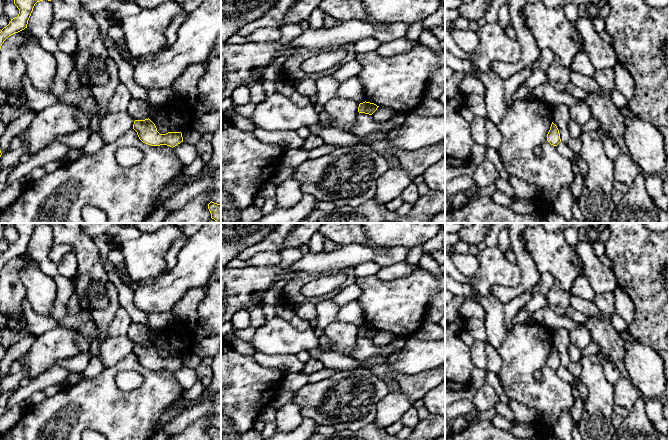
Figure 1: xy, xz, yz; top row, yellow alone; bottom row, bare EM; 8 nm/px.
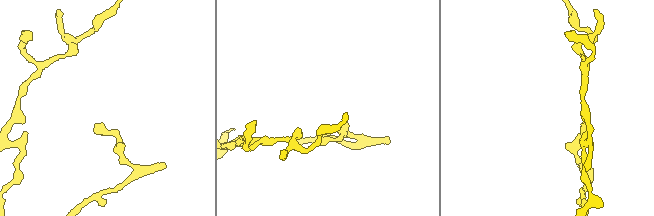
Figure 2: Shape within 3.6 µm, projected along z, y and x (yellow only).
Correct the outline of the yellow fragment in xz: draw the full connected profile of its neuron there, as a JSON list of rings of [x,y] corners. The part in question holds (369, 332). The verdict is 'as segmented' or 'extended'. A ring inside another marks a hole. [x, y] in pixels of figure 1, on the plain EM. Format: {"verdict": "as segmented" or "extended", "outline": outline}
{"verdict": "as segmented", "outline": [[[365,325],[365,326],[359,328],[358,336],[372,339],[377,334],[378,331],[379,330],[377,330],[374,327]]]}

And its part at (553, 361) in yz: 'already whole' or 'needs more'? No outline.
already whole

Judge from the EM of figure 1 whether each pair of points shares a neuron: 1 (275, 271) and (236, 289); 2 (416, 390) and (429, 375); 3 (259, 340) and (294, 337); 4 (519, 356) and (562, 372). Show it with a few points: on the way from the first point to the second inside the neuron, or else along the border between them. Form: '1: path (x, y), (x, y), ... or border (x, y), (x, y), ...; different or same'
1: path (265, 276), (246, 284); same
2: path (418, 386), (425, 379); same
3: path (268, 339), (285, 338); same
4: border (555, 370), (563, 380), (570, 384); different

